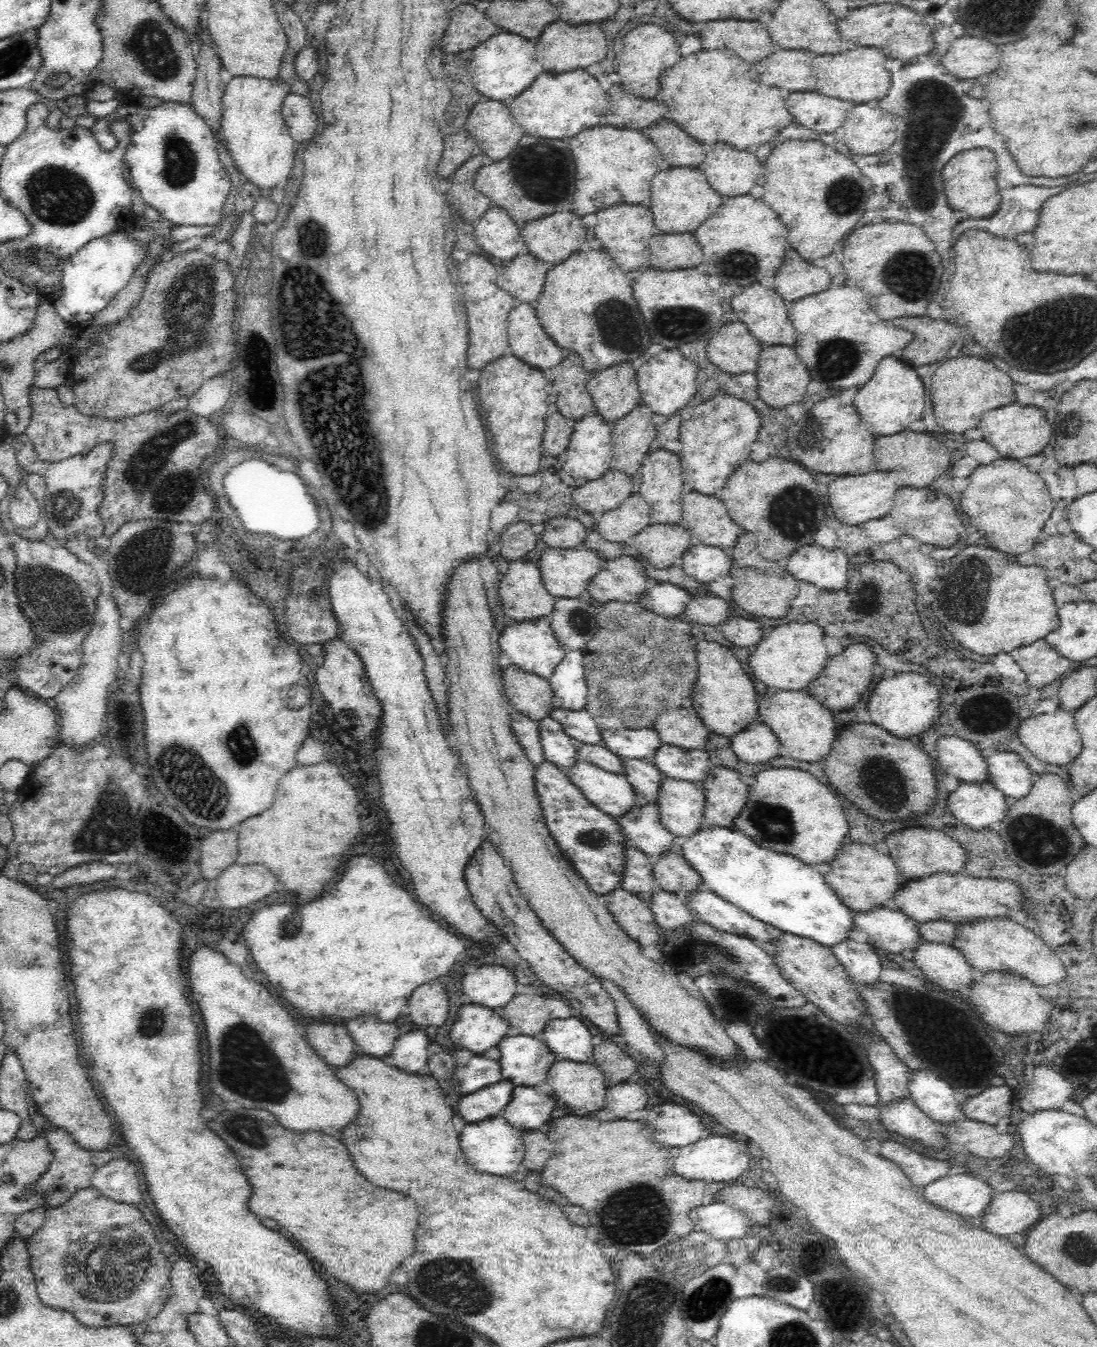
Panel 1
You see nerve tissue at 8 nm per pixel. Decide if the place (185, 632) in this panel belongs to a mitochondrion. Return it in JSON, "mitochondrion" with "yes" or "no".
{"mitochondrion":"no"}

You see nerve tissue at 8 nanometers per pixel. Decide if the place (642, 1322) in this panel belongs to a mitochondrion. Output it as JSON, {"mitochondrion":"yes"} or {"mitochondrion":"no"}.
{"mitochondrion":"yes"}

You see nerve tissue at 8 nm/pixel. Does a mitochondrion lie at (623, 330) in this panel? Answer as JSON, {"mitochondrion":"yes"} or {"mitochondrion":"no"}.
{"mitochondrion":"yes"}

